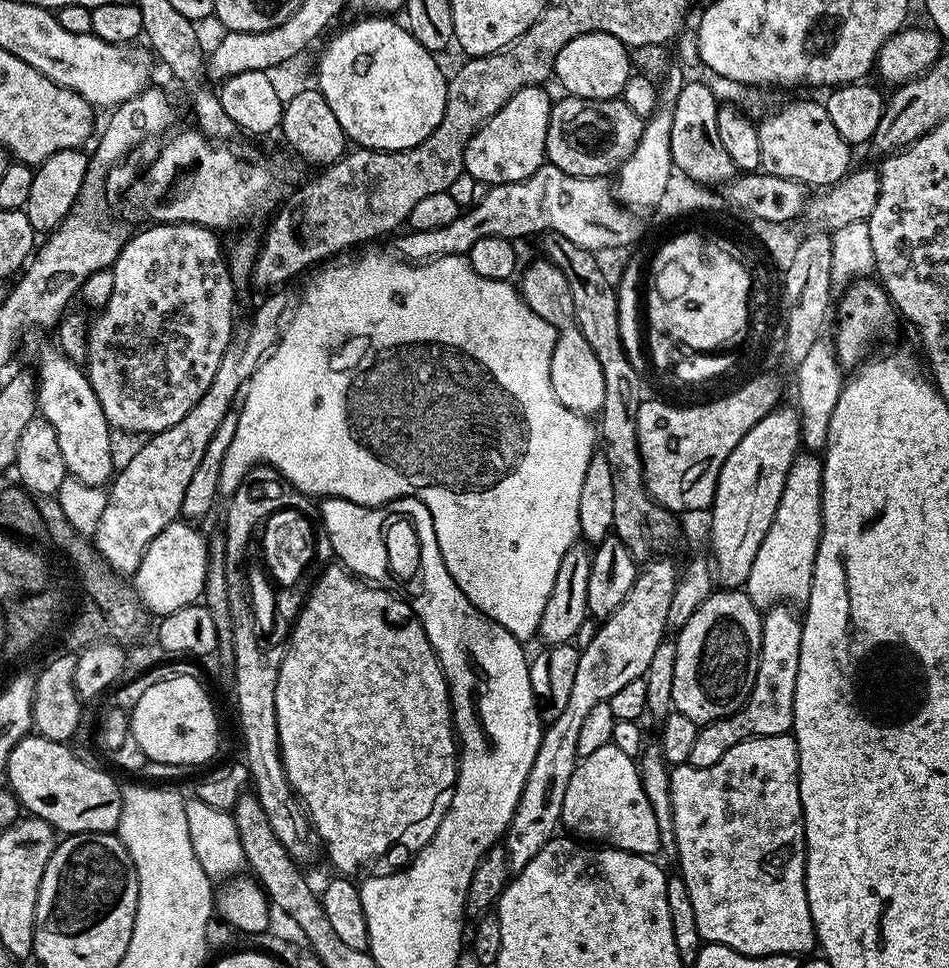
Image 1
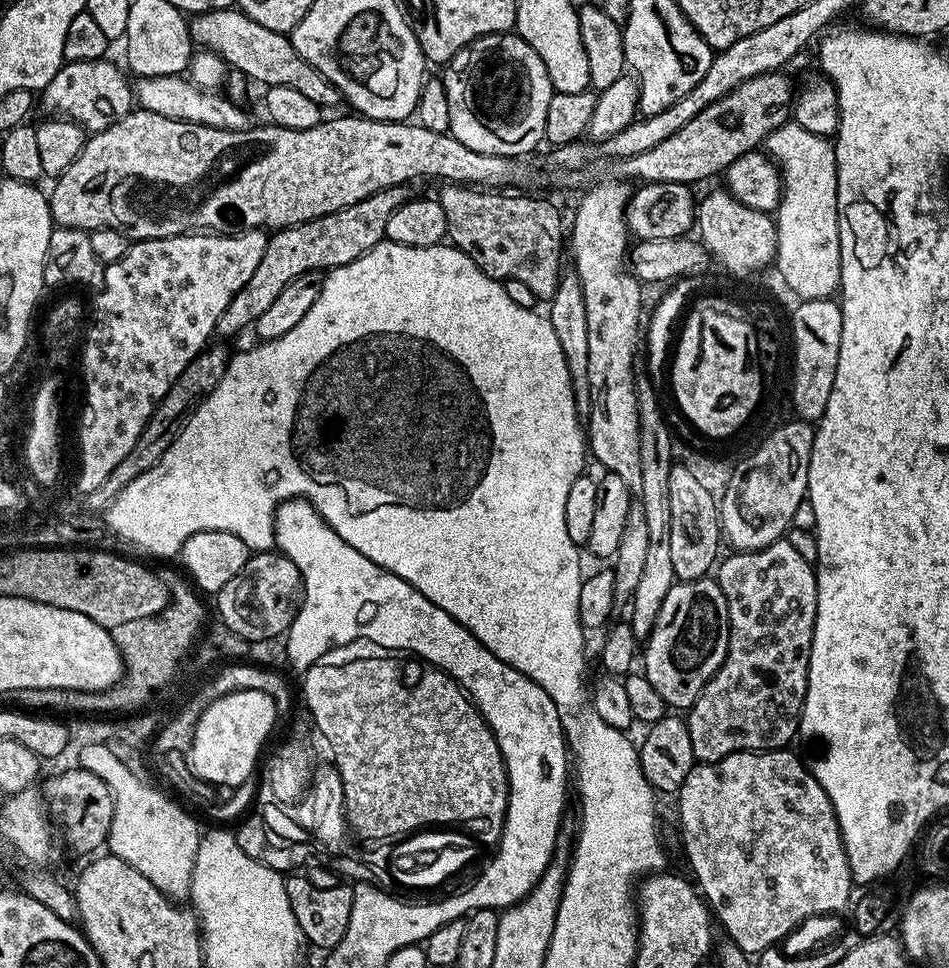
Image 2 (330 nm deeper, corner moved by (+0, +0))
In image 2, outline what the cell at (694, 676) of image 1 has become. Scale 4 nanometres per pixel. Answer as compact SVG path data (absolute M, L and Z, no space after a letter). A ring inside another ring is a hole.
M715 579L682 580L672 585L670 594L666 594L666 602L662 602L662 610L658 610L658 618L654 622L654 630L649 634L642 648L642 674L662 694L665 705L672 710L687 710L702 694L706 682L722 666L728 653L728 639L730 626L728 625L728 607L726 594L716 585Z

